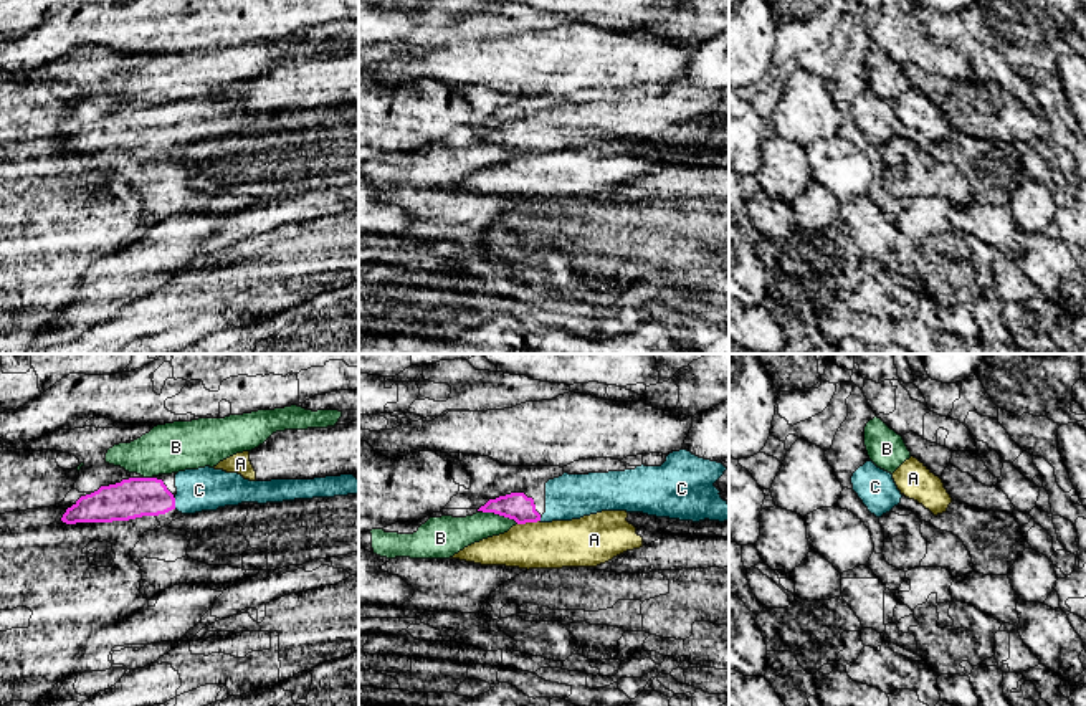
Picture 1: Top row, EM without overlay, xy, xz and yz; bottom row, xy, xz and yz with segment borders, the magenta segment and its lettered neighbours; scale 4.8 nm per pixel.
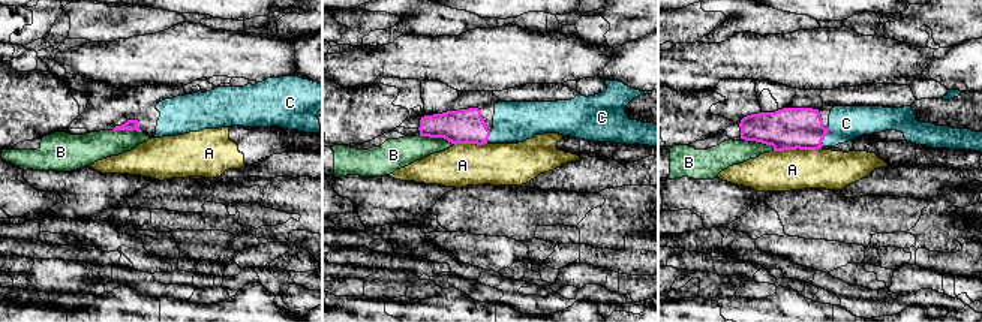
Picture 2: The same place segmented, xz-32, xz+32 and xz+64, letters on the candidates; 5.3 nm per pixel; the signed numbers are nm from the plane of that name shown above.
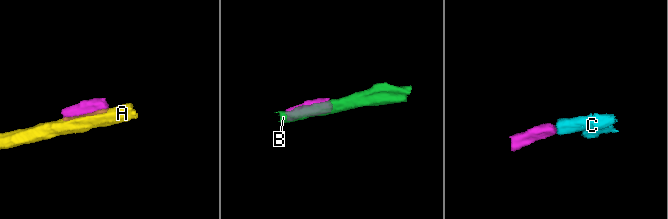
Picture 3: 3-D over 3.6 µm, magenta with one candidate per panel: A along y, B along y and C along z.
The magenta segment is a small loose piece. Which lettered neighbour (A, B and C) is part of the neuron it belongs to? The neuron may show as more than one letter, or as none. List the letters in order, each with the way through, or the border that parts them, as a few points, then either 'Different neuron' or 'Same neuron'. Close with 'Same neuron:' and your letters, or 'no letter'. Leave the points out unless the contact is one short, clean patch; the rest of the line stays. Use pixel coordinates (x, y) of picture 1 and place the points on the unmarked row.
A: Different neuron
B: Different neuron
C: Path across: xy (131, 128), (154, 128), (174, 133), (187, 131), (199, 119). Same neuron
Same neuron: C

